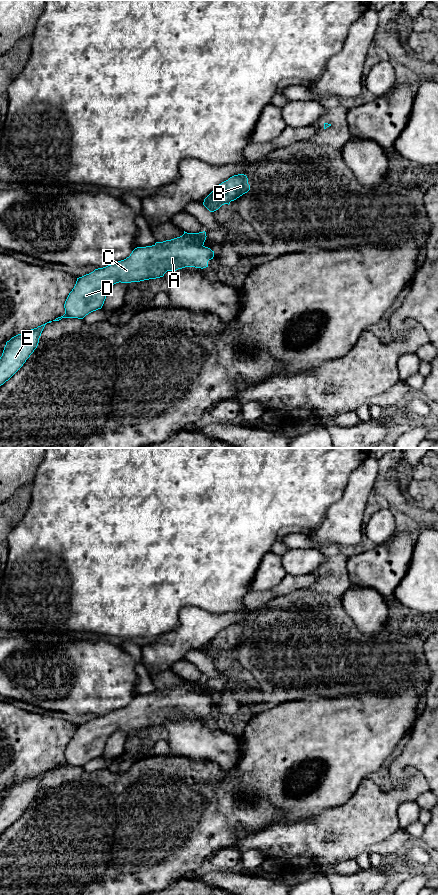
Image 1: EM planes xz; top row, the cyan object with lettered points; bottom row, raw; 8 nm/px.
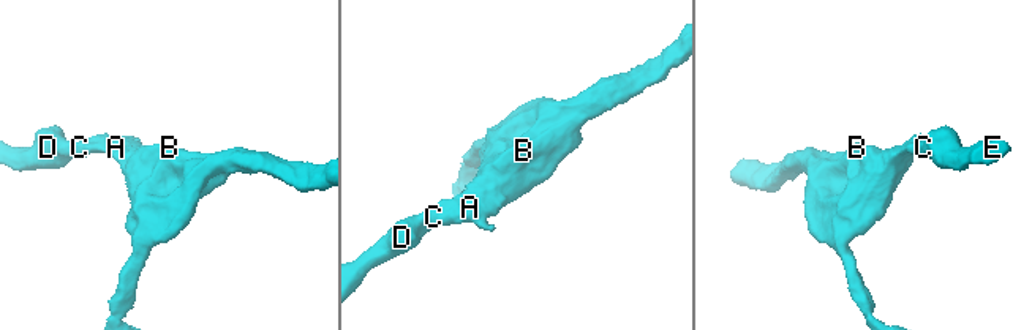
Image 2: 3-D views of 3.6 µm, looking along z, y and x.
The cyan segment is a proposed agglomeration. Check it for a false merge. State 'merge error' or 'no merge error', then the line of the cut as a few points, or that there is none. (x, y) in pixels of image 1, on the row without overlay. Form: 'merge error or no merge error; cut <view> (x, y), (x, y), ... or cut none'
no merge error; cut none

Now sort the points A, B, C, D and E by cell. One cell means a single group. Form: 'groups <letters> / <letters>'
groups A B C D E

